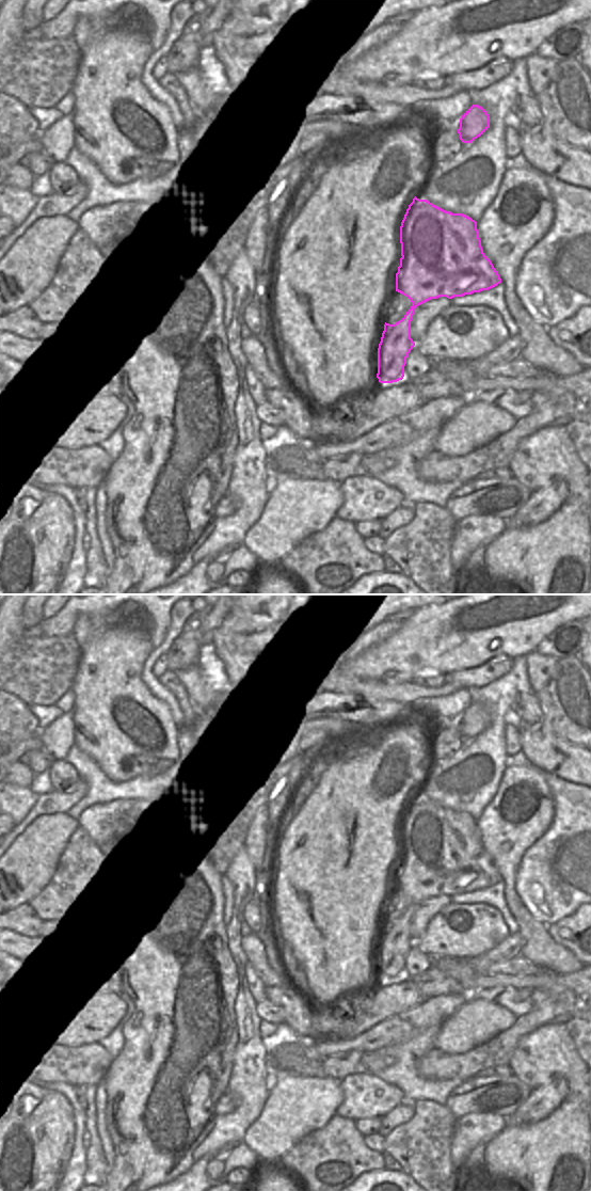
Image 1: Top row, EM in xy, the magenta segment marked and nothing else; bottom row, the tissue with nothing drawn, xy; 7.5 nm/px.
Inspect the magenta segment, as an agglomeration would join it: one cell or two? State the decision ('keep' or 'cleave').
keep

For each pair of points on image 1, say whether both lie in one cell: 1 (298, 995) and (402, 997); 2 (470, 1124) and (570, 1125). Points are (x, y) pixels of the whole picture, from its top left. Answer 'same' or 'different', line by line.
1: same
2: different

